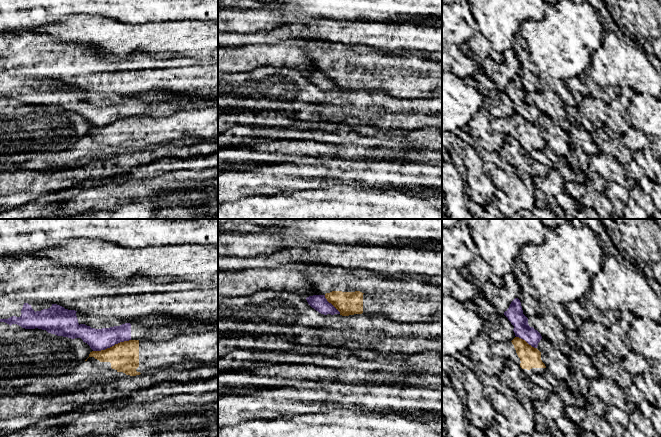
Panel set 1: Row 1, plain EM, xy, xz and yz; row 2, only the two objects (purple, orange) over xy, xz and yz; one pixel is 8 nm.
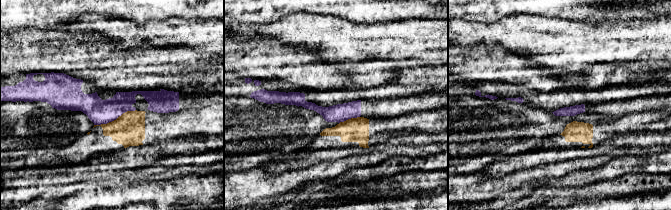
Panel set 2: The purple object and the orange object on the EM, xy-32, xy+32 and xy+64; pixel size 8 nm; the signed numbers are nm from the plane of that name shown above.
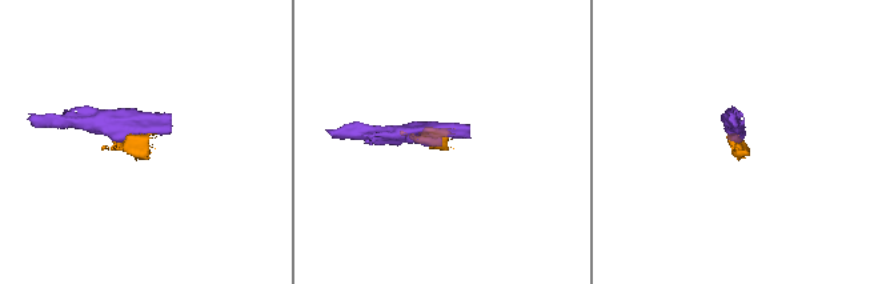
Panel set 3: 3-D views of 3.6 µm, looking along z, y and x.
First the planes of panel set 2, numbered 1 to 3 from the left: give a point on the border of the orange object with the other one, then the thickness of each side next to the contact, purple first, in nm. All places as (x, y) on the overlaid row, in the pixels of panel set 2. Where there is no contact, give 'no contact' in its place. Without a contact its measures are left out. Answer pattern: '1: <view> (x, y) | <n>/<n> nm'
1: xy-32 (114, 119) | 200/260 nm
2: xy+32 (349, 118) | 140/190 nm
3: no contact

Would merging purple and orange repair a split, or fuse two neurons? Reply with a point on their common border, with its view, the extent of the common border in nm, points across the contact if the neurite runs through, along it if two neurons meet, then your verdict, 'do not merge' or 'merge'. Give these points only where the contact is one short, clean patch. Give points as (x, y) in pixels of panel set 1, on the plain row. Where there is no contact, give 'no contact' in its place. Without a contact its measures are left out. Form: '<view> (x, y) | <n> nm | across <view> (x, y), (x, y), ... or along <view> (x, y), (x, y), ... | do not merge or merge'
xy (111, 122) | 320 nm | along xy (130, 115), (93, 127) | do not merge

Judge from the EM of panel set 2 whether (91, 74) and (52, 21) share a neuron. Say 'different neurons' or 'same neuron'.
different neurons

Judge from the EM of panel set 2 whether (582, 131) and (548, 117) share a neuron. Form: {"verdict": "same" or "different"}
{"verdict": "different"}

